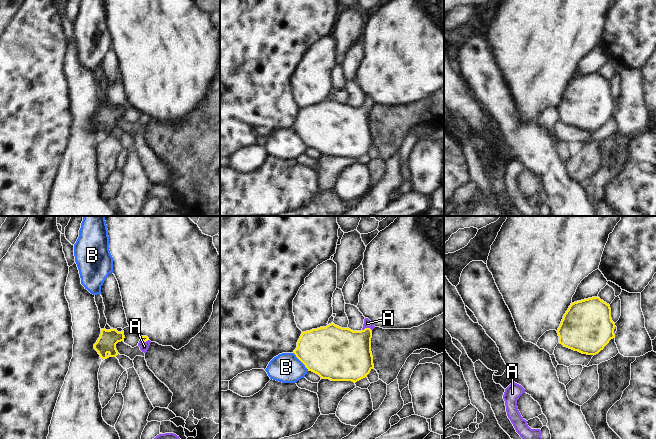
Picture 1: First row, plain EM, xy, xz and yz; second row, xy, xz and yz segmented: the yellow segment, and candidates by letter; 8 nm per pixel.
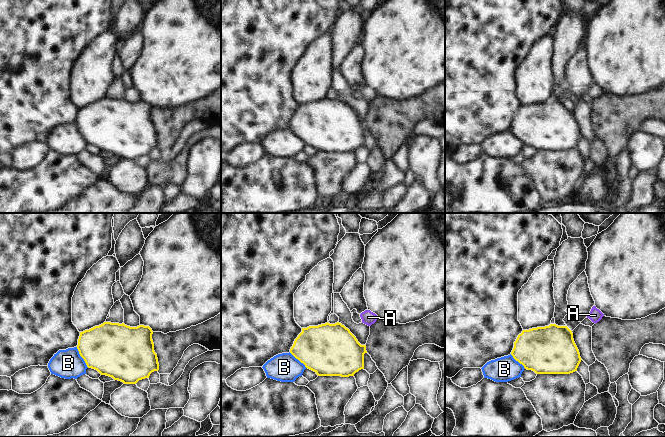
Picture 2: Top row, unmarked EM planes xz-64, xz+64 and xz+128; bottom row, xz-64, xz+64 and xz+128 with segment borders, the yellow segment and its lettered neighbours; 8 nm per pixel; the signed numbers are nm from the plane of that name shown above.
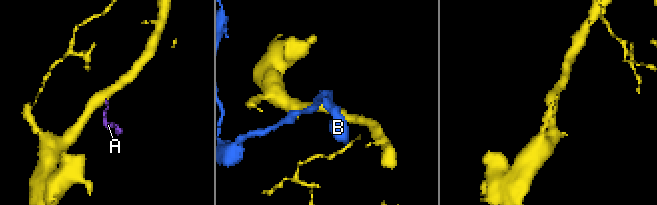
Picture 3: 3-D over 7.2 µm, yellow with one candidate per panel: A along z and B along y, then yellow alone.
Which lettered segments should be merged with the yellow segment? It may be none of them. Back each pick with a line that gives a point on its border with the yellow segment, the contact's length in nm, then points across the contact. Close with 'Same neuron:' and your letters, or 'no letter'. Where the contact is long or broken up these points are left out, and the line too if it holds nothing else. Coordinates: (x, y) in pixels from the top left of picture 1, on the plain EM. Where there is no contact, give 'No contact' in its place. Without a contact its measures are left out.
A: Touches yellow at xz (366, 104). Shared border 80 nm. Path across: xz (346, 128), (366, 104), (367, 99)
Same neuron: A

